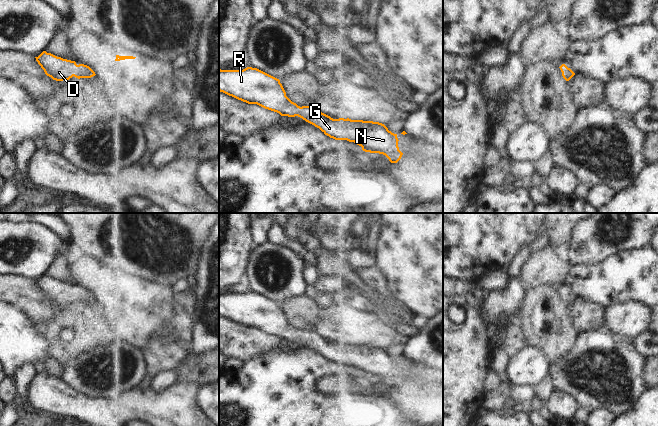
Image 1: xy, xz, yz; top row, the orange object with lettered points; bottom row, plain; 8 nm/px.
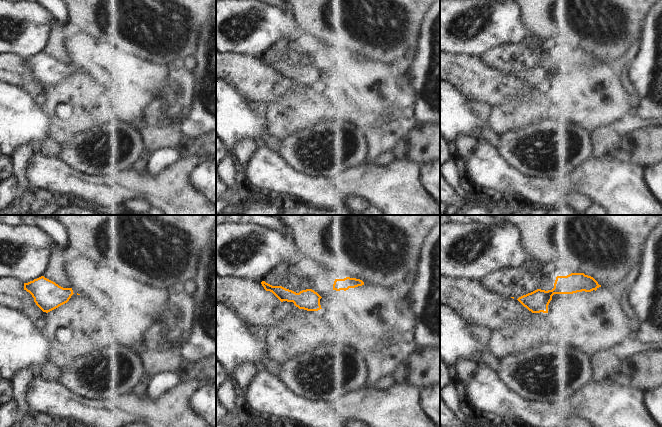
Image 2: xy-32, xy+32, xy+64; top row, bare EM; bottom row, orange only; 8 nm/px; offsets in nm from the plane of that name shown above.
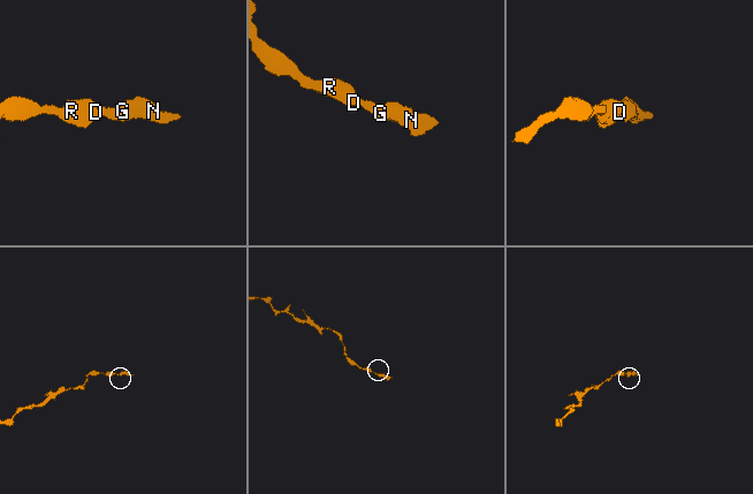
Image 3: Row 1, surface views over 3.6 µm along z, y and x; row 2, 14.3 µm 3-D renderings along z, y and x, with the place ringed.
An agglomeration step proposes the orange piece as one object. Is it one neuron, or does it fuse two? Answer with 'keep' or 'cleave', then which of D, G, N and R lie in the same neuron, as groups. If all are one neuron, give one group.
keep; D G N R

